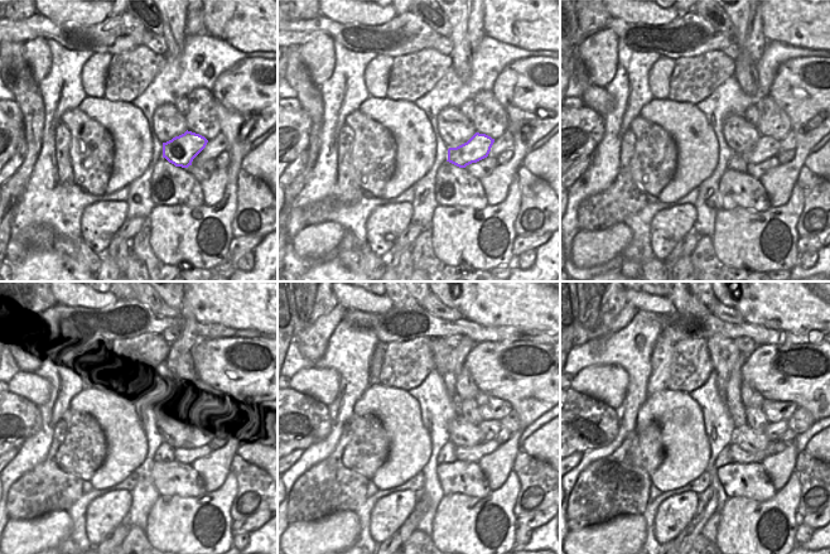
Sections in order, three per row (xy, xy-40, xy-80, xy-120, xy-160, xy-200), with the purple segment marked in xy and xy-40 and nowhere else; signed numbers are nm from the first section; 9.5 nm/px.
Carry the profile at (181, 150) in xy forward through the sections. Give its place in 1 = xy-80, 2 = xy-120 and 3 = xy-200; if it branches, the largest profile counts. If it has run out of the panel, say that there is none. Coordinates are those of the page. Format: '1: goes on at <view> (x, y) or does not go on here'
1: goes on at xy-80 (766, 147)
2: goes on at xy-120 (204, 430)
3: goes on at xy-200 (773, 430)

